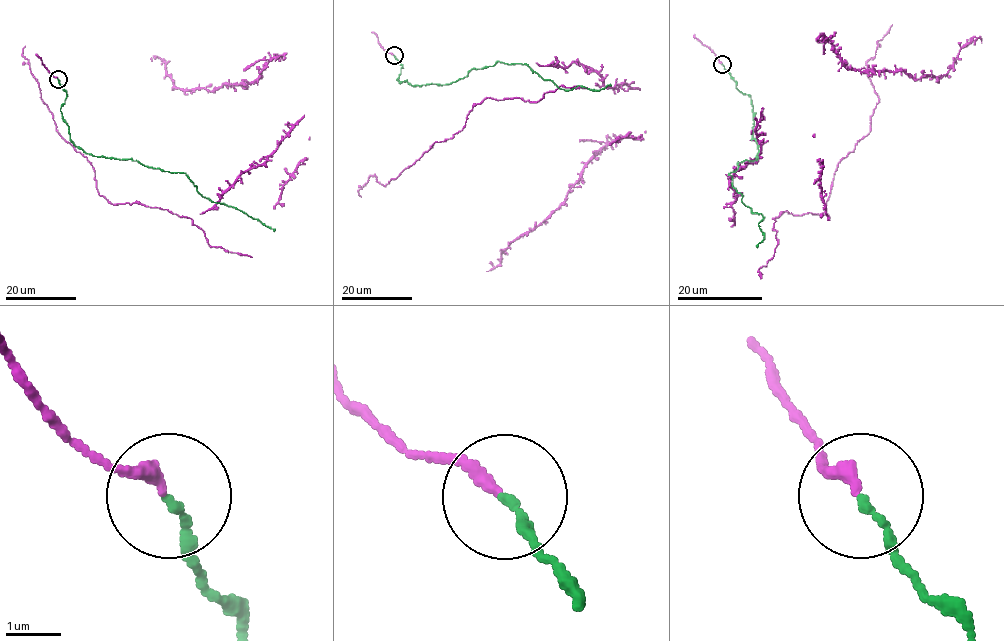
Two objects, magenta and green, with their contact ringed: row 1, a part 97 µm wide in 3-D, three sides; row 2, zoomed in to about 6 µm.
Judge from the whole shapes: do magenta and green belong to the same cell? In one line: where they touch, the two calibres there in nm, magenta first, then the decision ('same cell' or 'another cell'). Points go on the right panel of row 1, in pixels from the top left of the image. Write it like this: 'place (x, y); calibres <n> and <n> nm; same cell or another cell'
place (722, 64); calibres 240 and 130 nm; same cell

